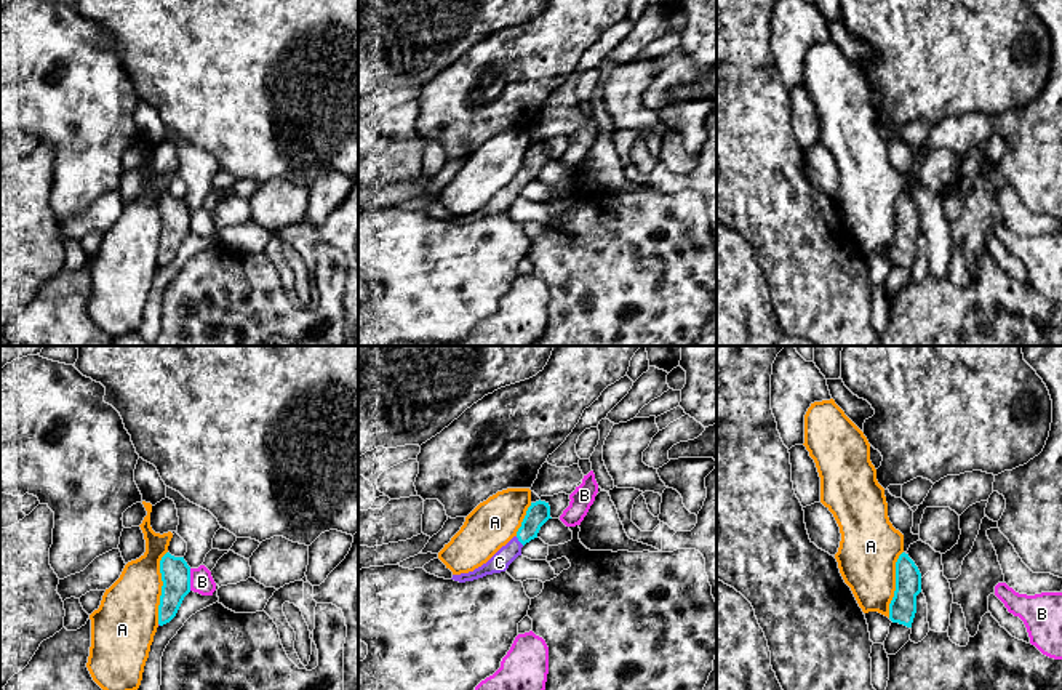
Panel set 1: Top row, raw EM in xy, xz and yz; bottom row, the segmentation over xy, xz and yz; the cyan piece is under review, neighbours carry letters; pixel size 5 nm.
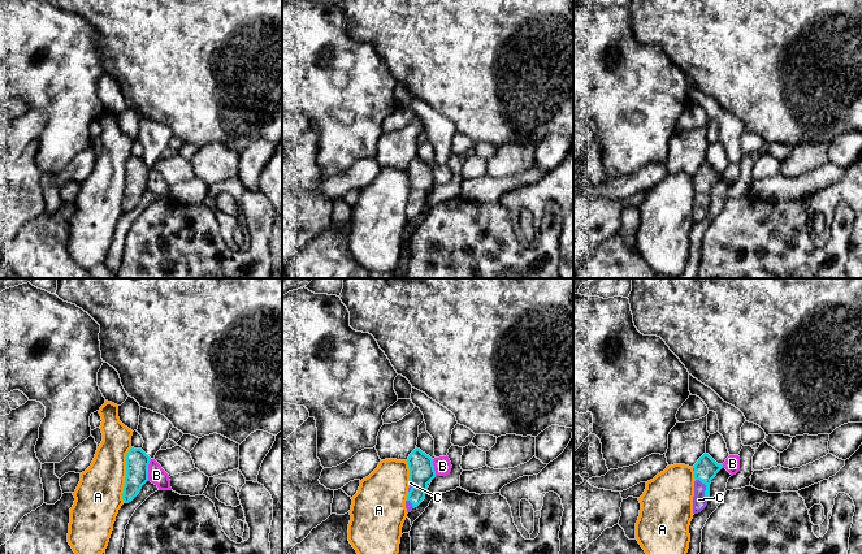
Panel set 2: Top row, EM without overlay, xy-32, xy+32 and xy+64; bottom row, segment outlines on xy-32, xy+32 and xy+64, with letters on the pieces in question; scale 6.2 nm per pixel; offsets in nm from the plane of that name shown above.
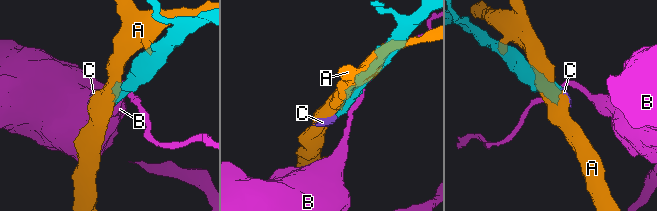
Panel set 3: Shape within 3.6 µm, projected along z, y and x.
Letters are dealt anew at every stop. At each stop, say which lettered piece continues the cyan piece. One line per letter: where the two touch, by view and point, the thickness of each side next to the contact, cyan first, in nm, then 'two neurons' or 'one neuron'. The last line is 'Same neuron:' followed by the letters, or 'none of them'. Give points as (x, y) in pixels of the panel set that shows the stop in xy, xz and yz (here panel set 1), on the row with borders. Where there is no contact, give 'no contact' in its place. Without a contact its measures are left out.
A: contact xy (162, 588); calibres 140 and 320 nm; two neurons
B: contact xy (189, 580); calibres 140 and 120 nm; two neurons
C: contact xz (520, 541); calibres 110 and 100 nm; one neuron
Same neuron: C

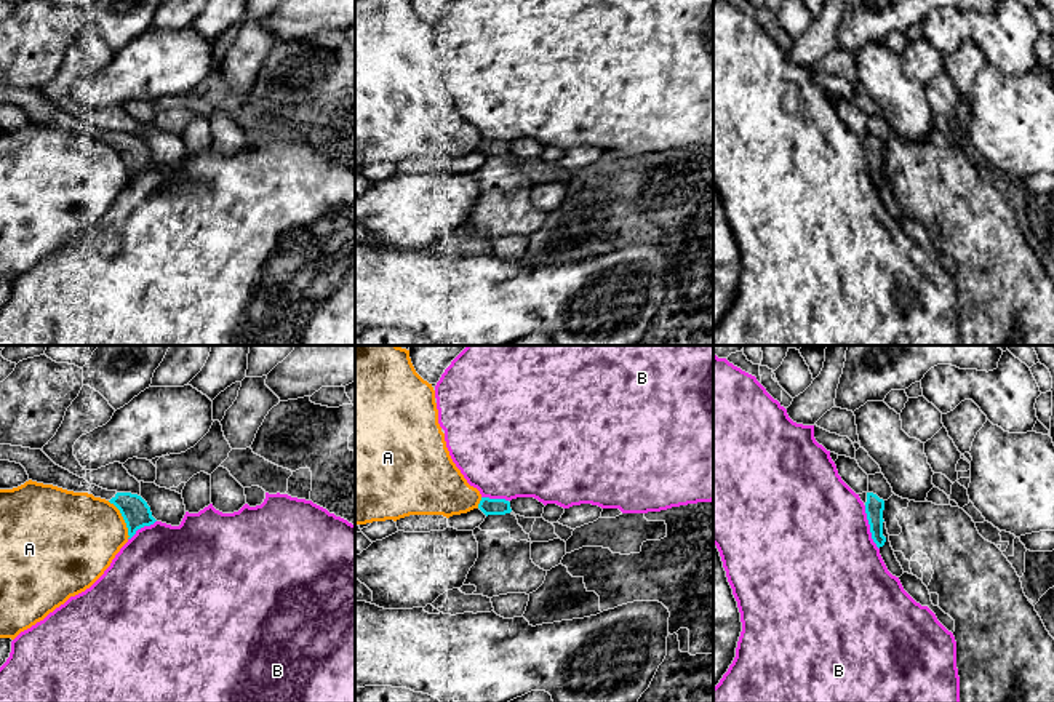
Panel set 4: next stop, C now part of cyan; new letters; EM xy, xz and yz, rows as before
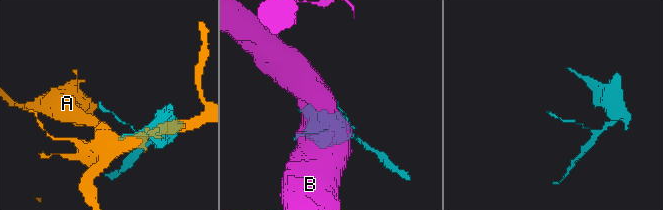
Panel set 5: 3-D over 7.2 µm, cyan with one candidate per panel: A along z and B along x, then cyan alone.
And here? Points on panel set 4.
A: contact xy (123, 518); calibres 140 and 420 nm; two neurons
B: contact yz (870, 528); calibres 100 and 480 nm; two neurons
Same neuron: none of them

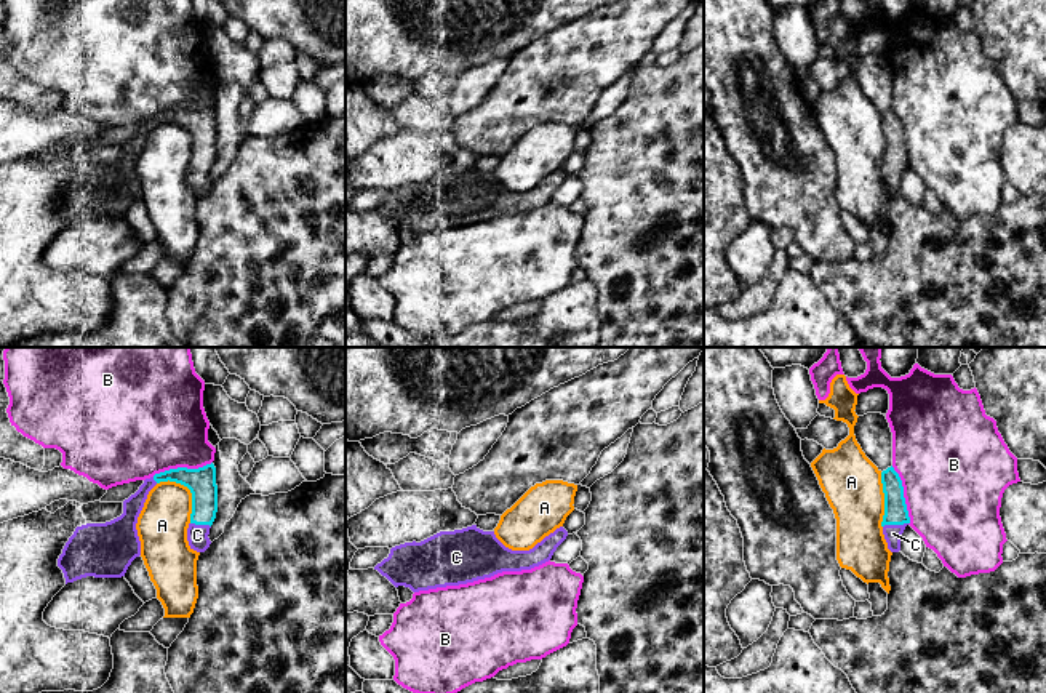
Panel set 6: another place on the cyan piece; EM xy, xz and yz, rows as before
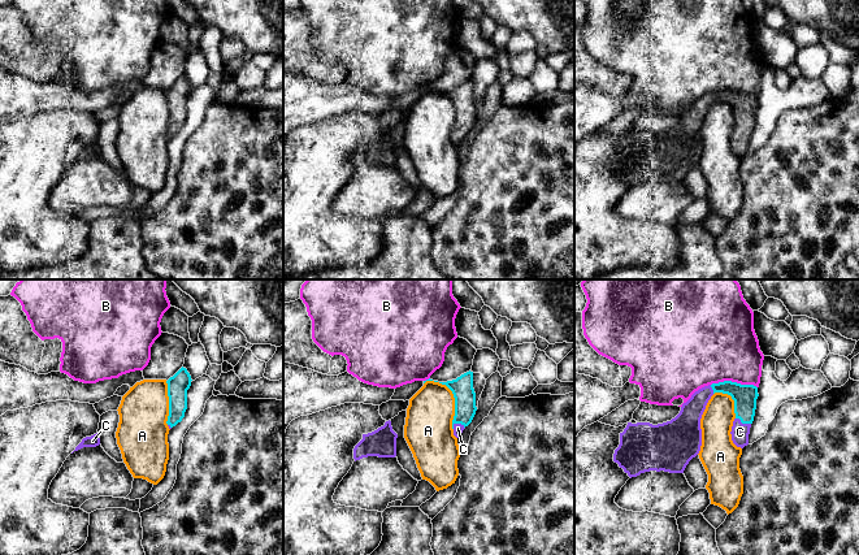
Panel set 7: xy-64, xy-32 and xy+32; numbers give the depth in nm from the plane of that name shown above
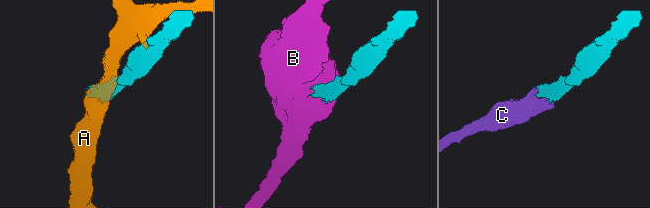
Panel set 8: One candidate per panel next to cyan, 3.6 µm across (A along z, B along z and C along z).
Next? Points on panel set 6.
A: contact xy (189, 488); calibres 140 and 260 nm; two neurons
B: contact xy (181, 468); calibres 140 and 460 nm; two neurons
C: contact yz (894, 524); calibres 120 and 90 nm; one neuron
Same neuron: C

